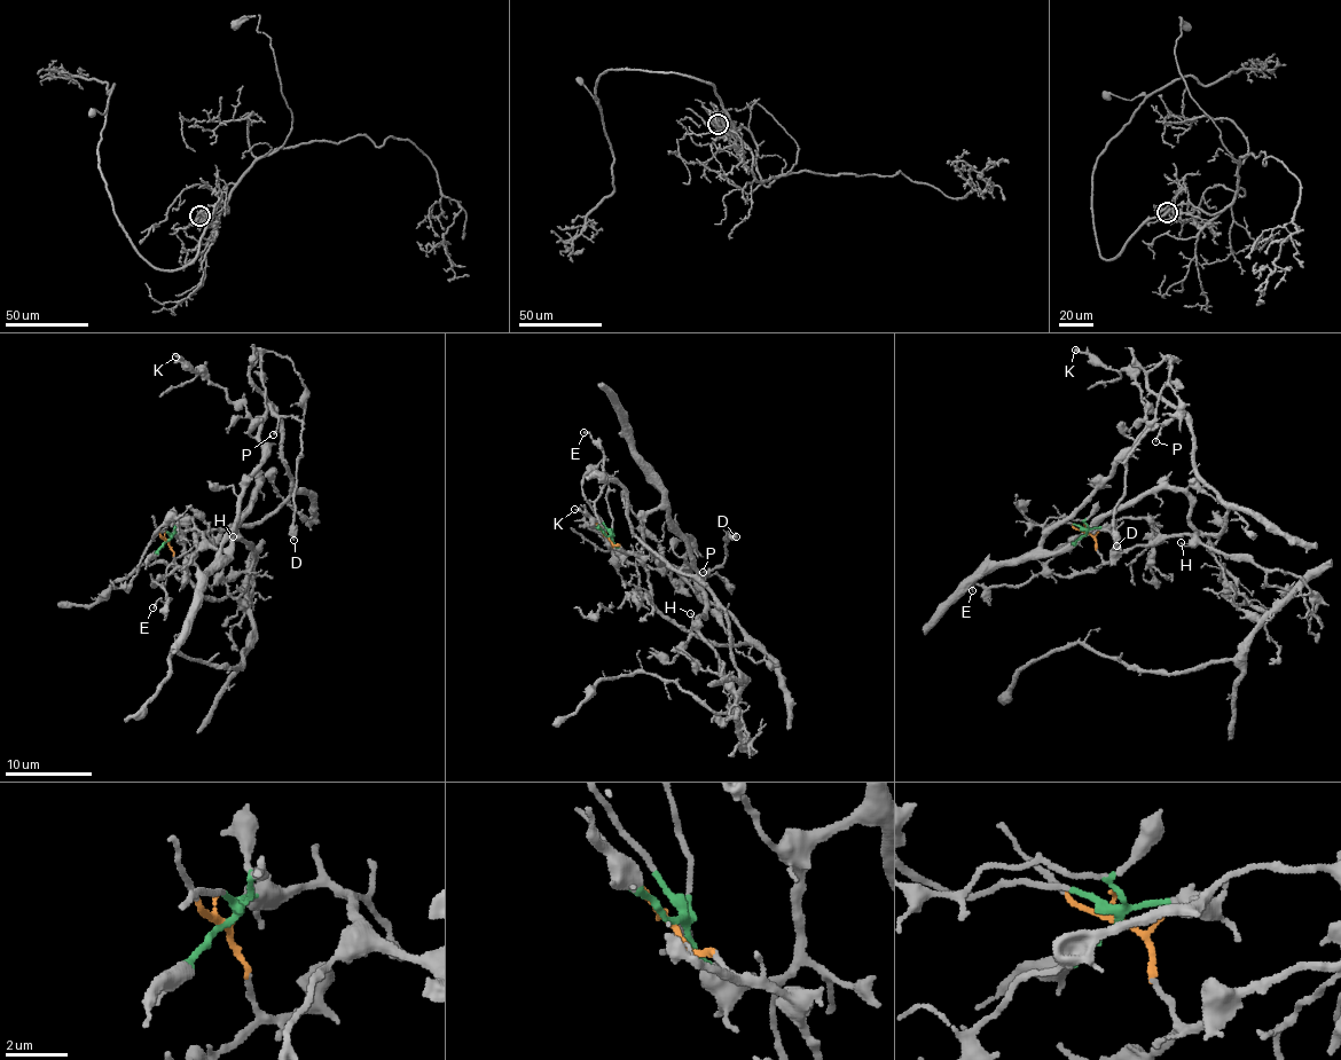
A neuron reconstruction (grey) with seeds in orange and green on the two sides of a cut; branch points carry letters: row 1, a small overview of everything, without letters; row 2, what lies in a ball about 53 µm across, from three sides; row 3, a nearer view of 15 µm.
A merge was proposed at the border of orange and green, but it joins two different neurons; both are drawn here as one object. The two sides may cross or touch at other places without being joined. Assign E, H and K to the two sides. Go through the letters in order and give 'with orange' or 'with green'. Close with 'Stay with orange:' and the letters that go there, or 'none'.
E: with orange
H: with green
K: with green
Stay with orange: E

